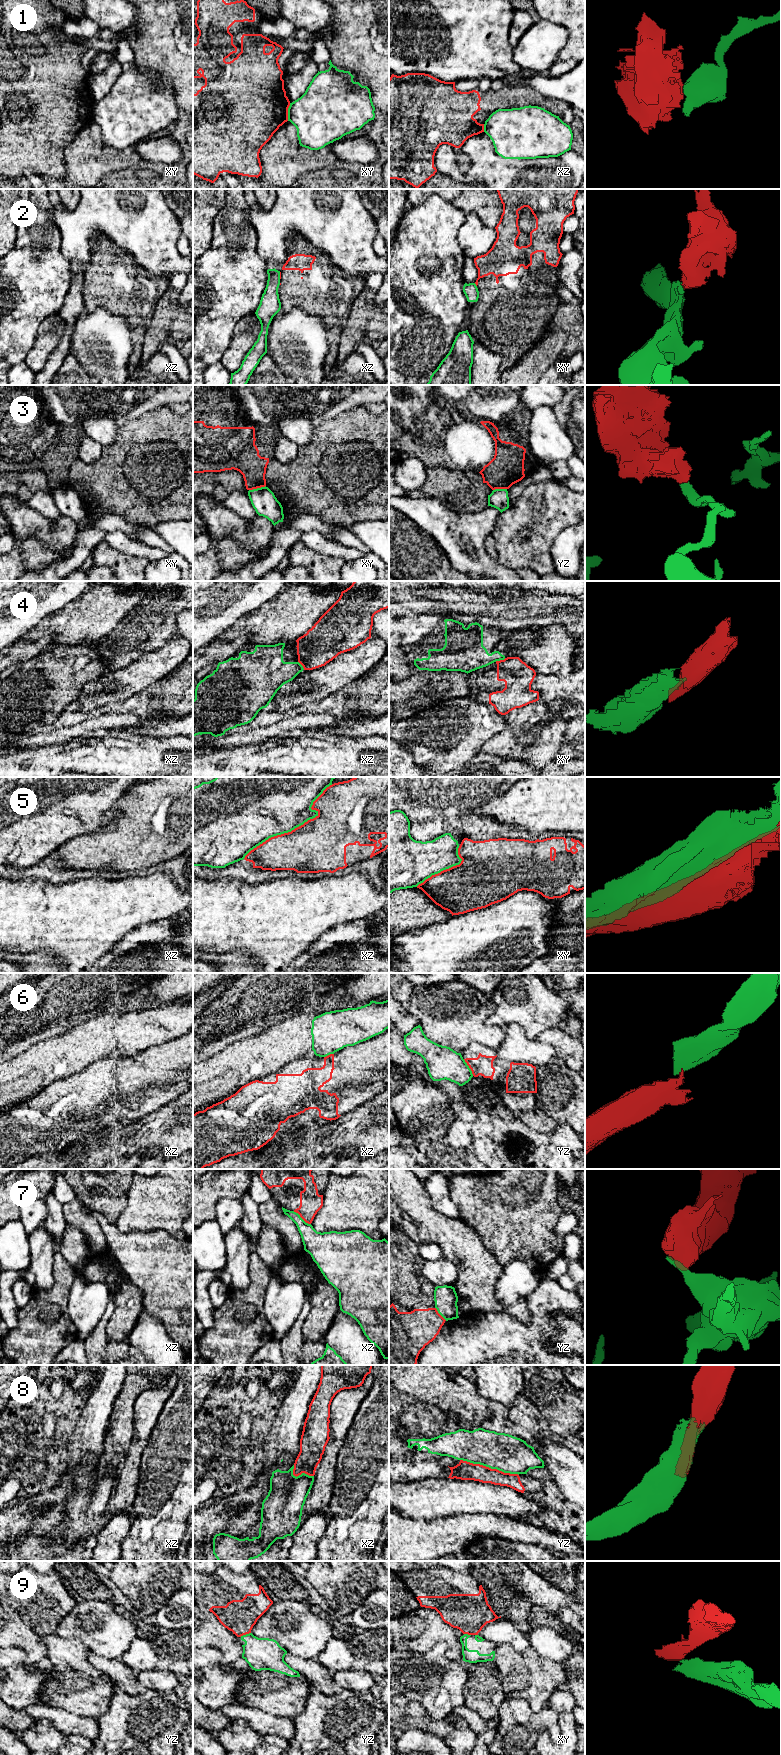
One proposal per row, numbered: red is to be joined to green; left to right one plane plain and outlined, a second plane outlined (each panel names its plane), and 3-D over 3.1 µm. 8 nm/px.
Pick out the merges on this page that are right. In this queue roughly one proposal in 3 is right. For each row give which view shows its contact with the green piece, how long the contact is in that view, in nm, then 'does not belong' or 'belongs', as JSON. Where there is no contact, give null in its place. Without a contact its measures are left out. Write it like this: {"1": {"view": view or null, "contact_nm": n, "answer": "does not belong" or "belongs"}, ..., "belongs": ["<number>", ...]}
{"1": {"view": "xy", "contact_nm": 150, "answer": "does not belong"}, "2": {"view": "xy", "contact_nm": 40, "answer": "does not belong"}, "3": {"view": "xy", "contact_nm": 140, "answer": "does not belong"}, "4": {"view": "xy", "contact_nm": 90, "answer": "does not belong"}, "5": {"view": "xz", "contact_nm": 950, "answer": "does not belong"}, "6": {"view": "yz", "contact_nm": 160, "answer": "does not belong"}, "7": {"view": "xz", "contact_nm": 180, "answer": "does not belong"}, "8": {"view": "yz", "contact_nm": 480, "answer": "does not belong"}, "9": {"view": "yz", "contact_nm": 90, "answer": "does not belong"}, "belongs": []}

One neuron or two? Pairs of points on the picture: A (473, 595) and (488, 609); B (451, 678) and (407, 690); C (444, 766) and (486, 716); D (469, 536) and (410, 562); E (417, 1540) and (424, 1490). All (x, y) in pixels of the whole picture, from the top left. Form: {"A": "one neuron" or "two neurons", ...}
{"A": "two neurons", "B": "one neuron", "C": "one neuron", "D": "one neuron", "E": "two neurons"}

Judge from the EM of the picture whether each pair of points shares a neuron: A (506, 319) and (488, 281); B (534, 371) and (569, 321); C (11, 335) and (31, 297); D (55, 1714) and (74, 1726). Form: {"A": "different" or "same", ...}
{"A": "same", "B": "same", "C": "same", "D": "same"}

